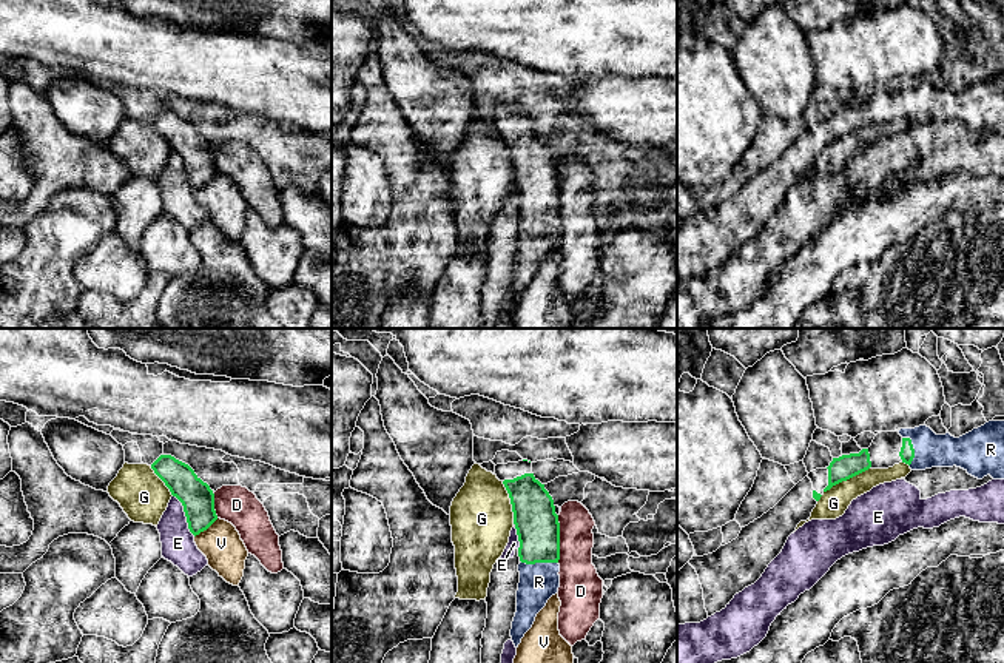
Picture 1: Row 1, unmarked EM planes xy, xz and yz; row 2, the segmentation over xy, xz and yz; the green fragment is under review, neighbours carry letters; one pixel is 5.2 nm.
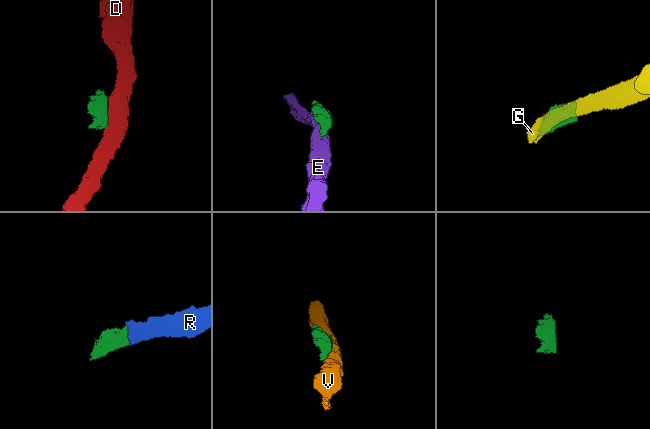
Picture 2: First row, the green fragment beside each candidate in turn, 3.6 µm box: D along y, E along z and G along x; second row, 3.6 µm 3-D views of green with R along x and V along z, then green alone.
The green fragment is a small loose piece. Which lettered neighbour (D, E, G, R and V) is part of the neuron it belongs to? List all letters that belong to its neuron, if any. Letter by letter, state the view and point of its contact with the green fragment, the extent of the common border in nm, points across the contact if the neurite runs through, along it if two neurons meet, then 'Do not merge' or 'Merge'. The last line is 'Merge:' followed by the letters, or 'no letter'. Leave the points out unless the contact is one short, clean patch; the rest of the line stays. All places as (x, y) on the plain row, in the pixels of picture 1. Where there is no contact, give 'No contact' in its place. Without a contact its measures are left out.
D: Touches green at xz (559, 193). Shared border 240 nm. Do not merge
E: Touches green at xy (185, 170). Shared border 240 nm. Do not merge
G: Touches green at yz (845, 134). Shared border 280 nm. Boundary: yz (869, 122), (824, 147). Do not merge
R: Touches green at xz (539, 216). Shared border 200 nm. Path across: xz (537, 179), (539, 216), (539, 236). Merge
V: Touches green at xy (205, 184). Shared border 160 nm. Do not merge
Merge: R

